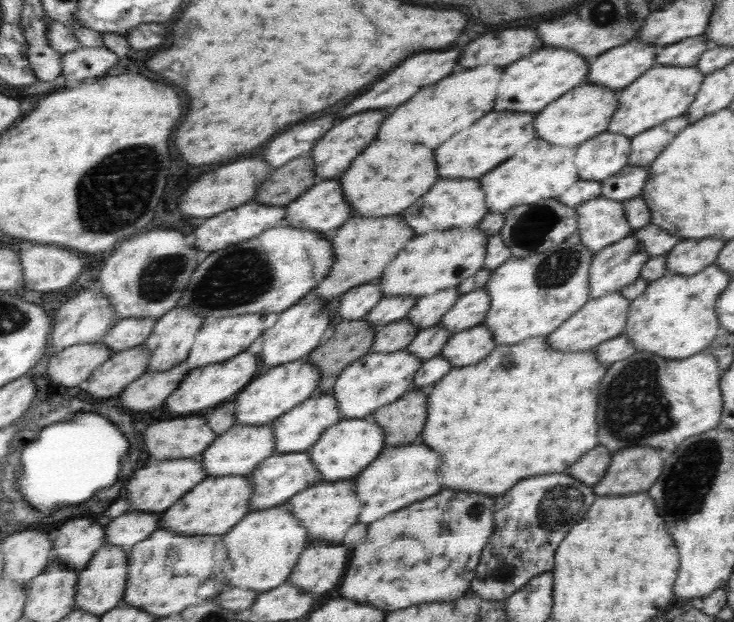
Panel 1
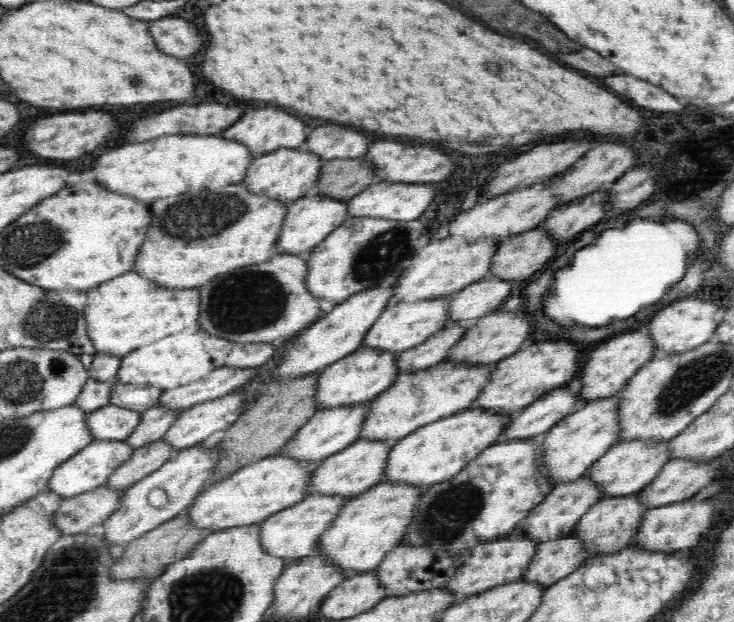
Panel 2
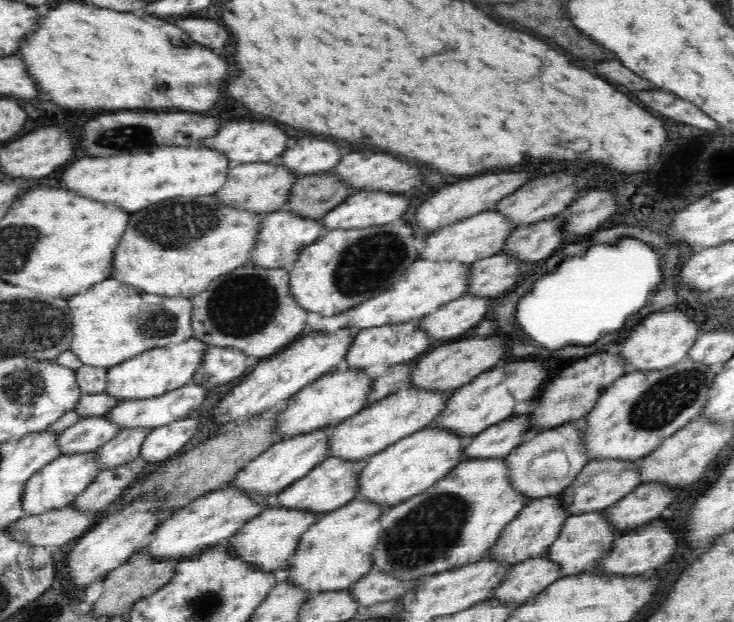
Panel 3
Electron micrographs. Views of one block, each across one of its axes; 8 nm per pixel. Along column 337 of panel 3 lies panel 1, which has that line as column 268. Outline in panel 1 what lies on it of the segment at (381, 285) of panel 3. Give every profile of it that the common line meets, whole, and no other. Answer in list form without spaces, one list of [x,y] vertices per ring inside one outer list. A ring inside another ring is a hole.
[[[284,224],[252,240],[205,255],[179,306],[190,308],[207,320],[246,314],[282,314],[315,290],[330,274],[334,263],[333,240],[314,230]]]

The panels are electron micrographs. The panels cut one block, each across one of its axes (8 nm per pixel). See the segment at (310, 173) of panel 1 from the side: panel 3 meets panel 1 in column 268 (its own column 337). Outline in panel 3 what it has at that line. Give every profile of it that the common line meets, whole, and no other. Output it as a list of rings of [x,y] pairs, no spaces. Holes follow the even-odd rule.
[[[330,172],[295,177],[283,206],[298,218],[320,221],[330,209],[346,199],[344,183]]]

